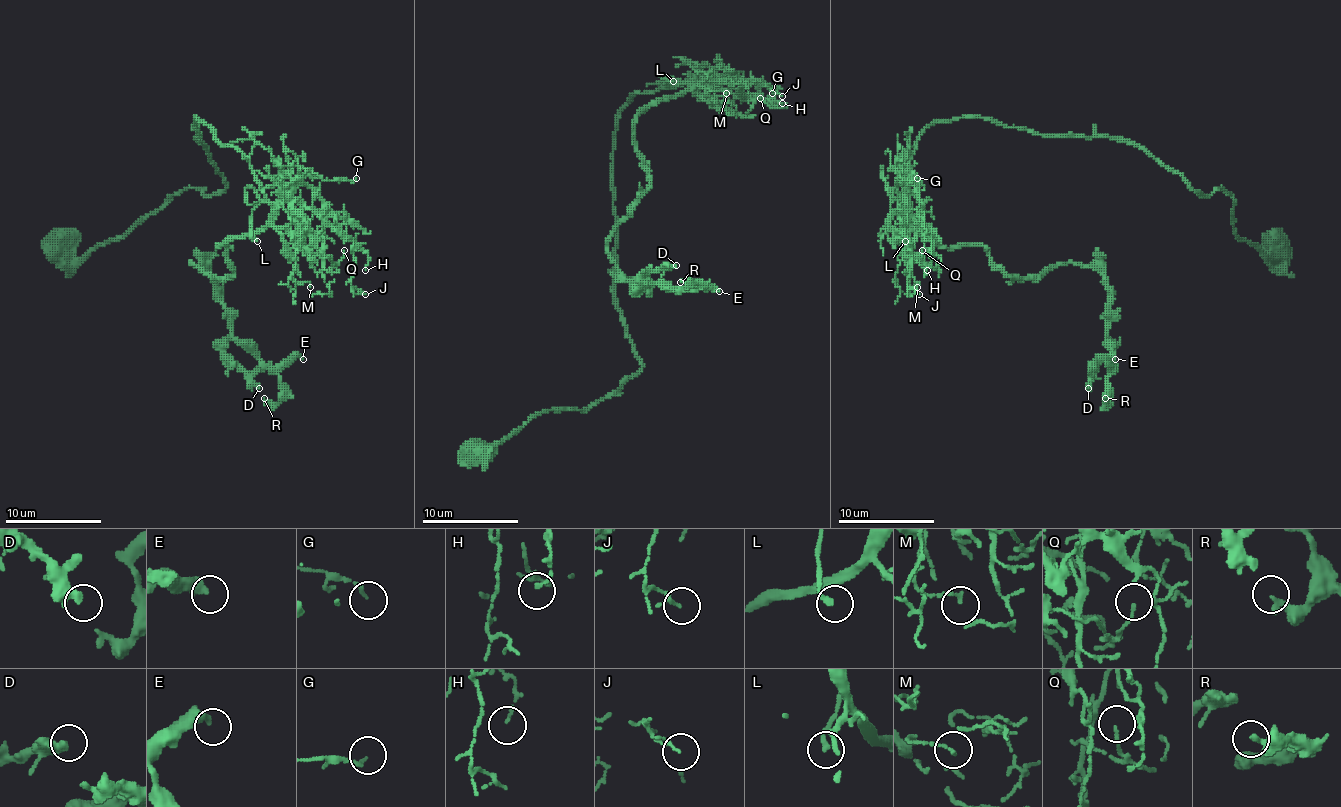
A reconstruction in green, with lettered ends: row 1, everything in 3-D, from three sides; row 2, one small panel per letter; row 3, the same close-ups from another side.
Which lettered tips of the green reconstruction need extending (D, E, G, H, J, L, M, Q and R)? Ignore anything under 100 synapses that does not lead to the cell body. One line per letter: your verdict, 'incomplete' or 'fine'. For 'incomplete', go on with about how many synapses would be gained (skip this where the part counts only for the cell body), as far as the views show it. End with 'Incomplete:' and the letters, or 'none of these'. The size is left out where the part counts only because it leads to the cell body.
D: fine
E: fine
G: fine
H: fine
J: fine
L: fine
M: fine
Q: fine
R: fine
Incomplete: none of these

